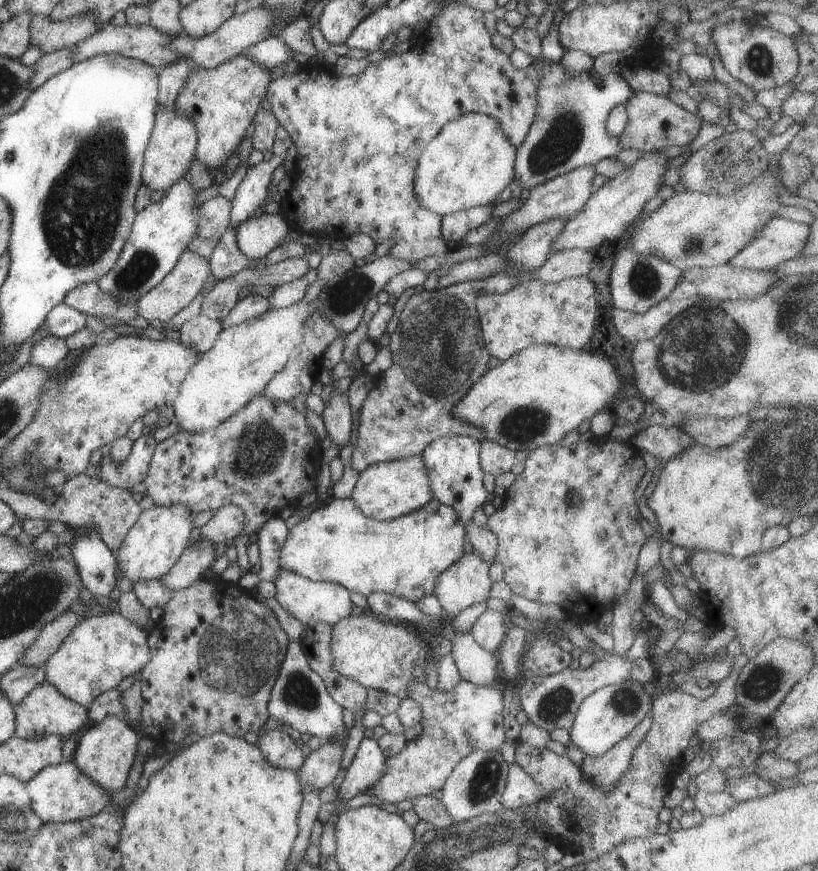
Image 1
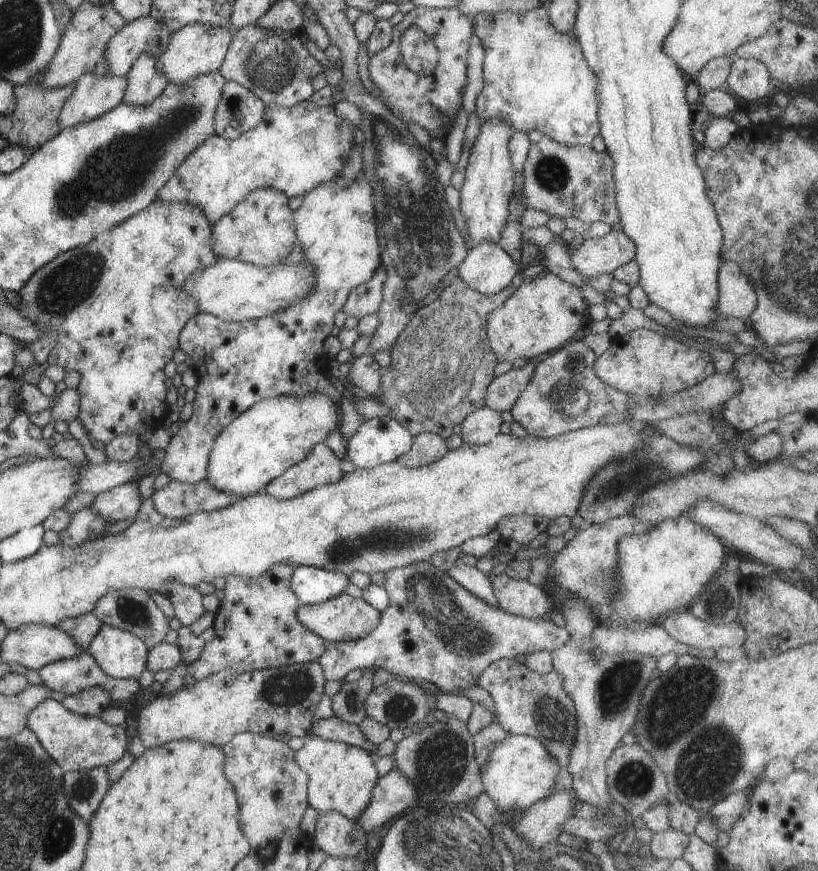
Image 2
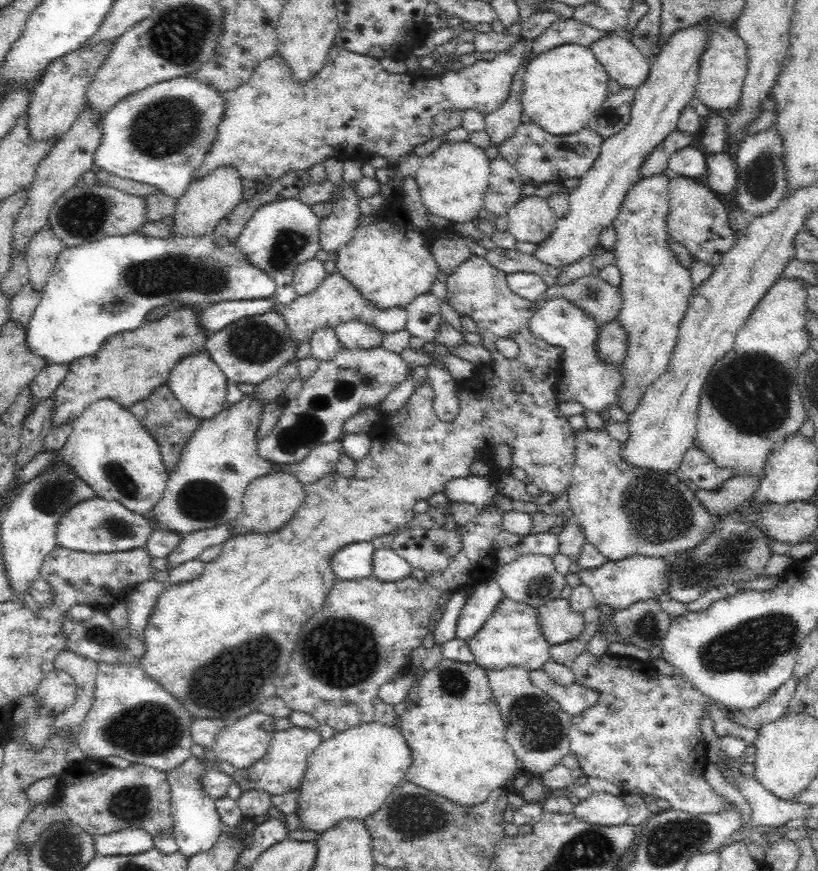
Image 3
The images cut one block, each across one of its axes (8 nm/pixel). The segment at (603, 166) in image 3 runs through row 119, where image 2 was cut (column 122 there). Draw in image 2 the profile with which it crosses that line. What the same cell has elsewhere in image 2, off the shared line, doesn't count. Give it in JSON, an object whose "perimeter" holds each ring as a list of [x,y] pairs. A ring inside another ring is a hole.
{"perimeter":[[[102,624],[87,650],[112,678],[139,678],[146,669],[149,648],[131,632]]]}

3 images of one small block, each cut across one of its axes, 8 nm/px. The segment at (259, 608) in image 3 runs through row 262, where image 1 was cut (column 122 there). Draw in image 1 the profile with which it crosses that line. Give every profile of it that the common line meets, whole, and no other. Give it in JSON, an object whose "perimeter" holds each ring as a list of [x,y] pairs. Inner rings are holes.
{"perimeter":[[[152,433],[141,435],[133,442],[130,454],[125,460],[114,461],[109,453],[103,457],[95,478],[111,487],[134,492],[134,486],[147,477],[156,448]]]}

